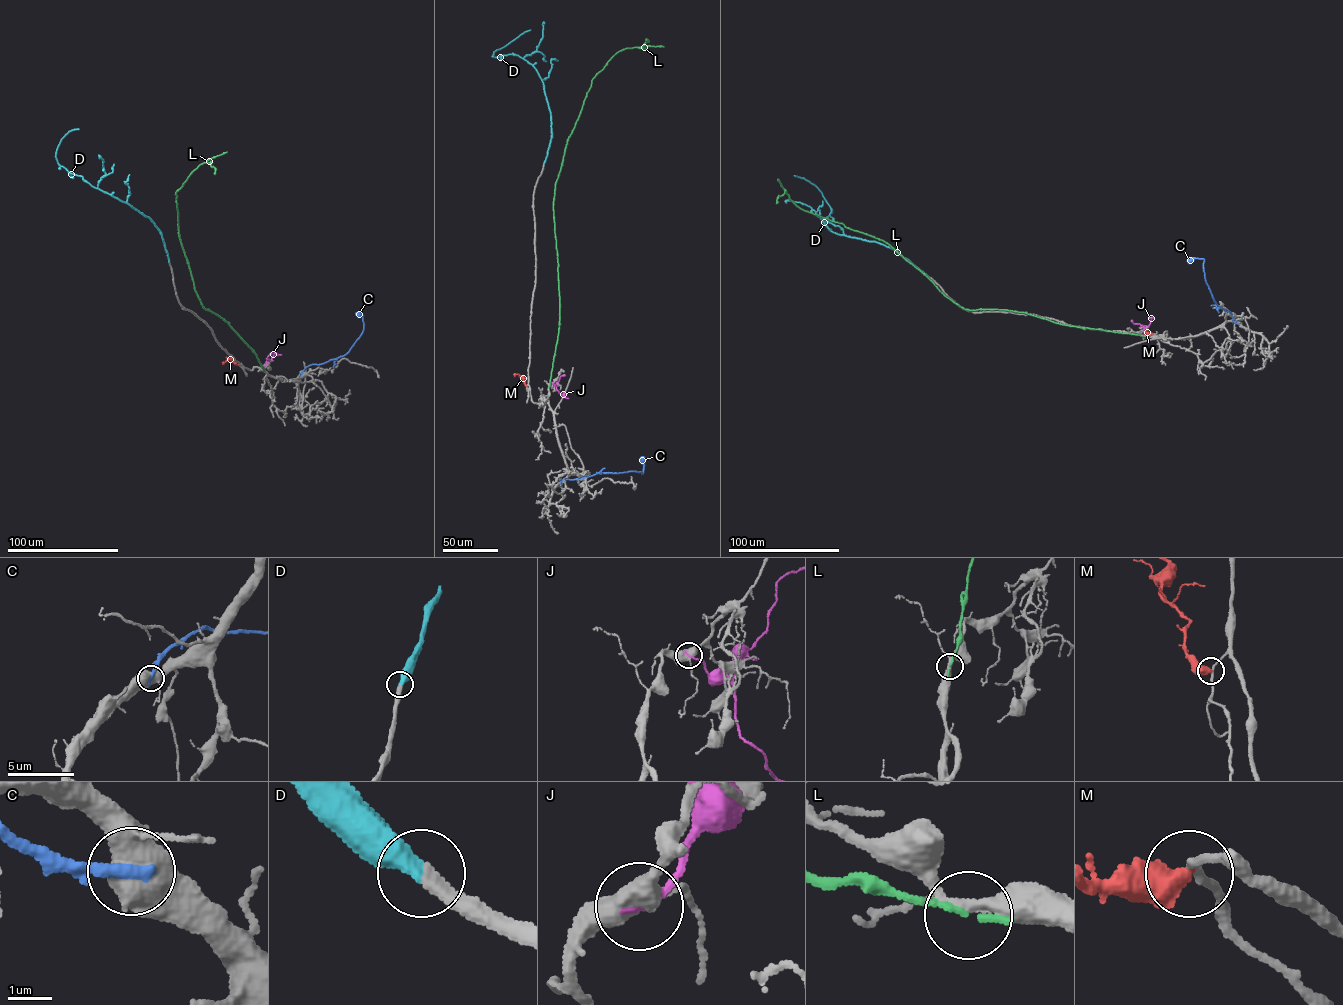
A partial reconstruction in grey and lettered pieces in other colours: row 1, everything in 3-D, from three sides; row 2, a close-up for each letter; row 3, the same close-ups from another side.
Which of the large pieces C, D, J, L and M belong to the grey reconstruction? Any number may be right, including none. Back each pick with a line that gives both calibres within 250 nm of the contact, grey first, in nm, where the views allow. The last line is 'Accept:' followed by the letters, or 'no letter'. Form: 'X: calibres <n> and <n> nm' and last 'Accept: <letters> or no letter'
D: calibres 360 and 480 nm
Accept: D

